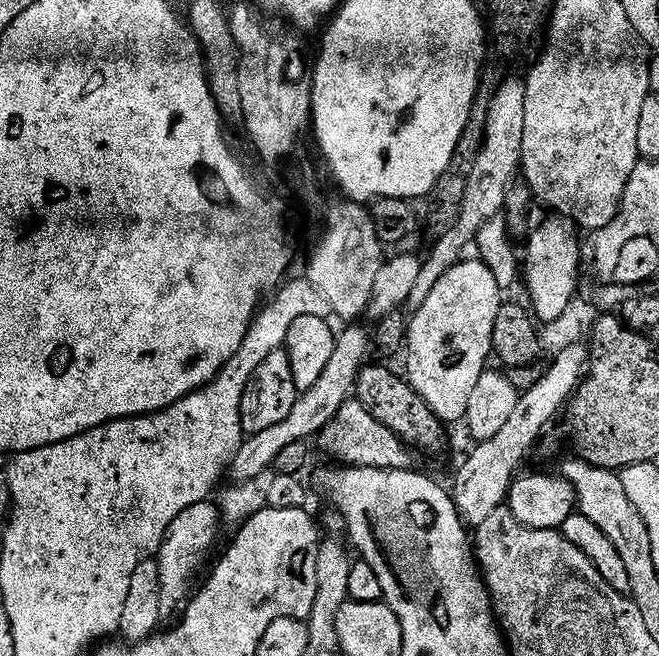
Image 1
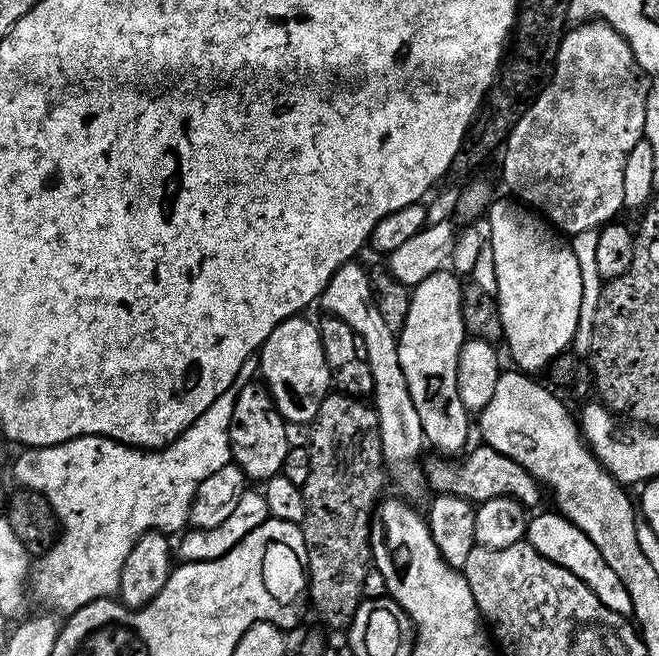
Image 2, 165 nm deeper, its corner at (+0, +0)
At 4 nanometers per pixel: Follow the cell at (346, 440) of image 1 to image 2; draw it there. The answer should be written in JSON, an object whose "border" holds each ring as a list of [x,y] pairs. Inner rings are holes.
{"border":[[[487,446],[473,447],[463,457],[461,464],[443,464],[440,460],[432,460],[426,464],[426,484],[433,493],[442,496],[457,496],[469,500],[474,506],[490,502],[494,498],[510,498],[516,500],[526,510],[532,510],[546,500],[545,489],[518,462],[498,454],[498,450]]]}

